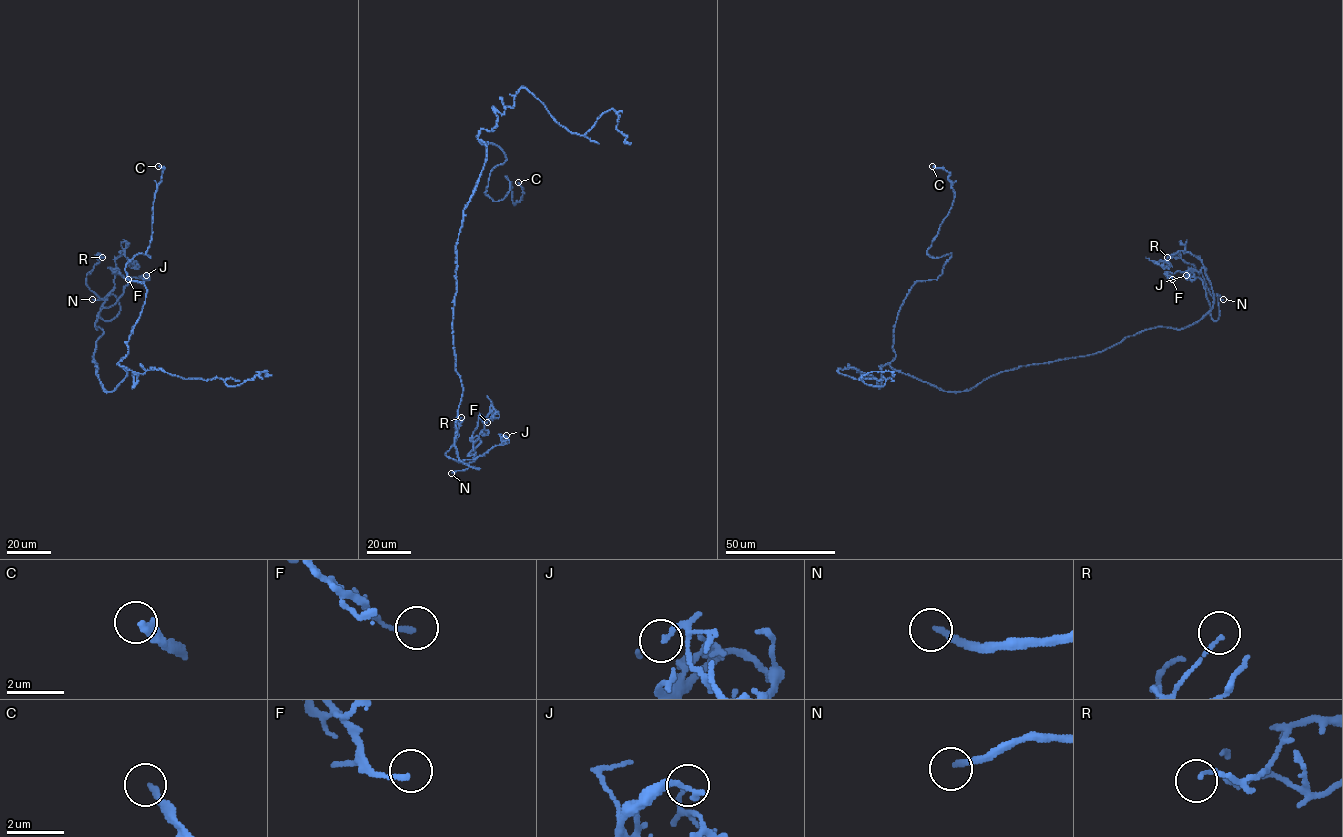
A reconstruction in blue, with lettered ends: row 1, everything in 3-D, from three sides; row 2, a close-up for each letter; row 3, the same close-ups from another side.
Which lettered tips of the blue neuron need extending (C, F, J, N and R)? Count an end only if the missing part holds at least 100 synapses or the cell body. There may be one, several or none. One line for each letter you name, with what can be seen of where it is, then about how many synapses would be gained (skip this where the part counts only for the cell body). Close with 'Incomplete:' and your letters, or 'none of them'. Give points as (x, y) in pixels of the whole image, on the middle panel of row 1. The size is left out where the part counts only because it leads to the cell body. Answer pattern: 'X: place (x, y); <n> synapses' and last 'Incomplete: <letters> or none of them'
N: place (451, 473)
Incomplete: N

